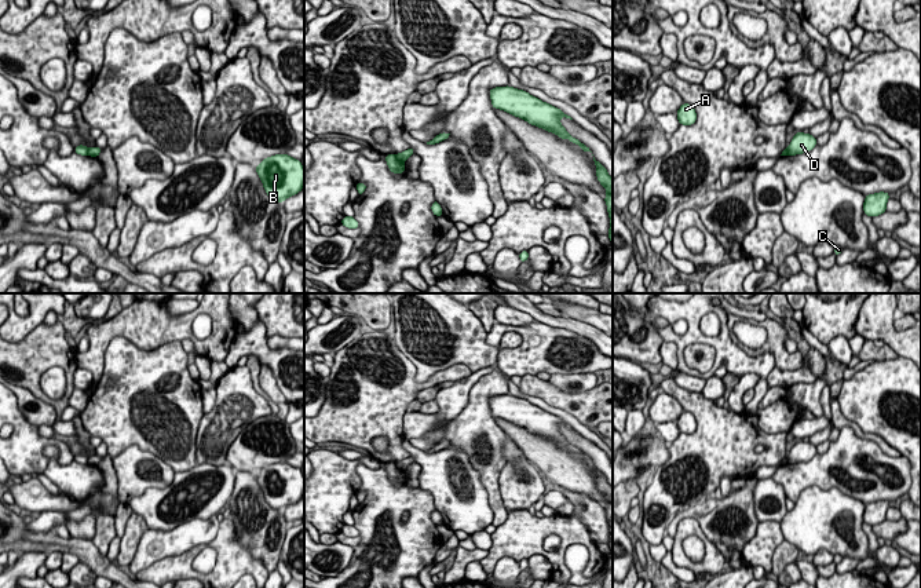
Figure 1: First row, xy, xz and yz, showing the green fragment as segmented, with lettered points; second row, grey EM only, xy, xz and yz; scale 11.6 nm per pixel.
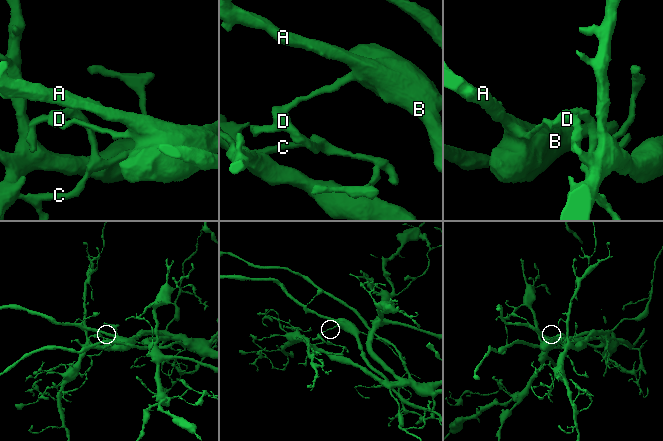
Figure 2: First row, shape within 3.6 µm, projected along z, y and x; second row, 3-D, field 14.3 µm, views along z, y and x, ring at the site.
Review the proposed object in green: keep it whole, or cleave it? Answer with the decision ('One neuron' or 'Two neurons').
Two neurons

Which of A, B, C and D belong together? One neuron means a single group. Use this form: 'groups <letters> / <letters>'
groups A B / C D

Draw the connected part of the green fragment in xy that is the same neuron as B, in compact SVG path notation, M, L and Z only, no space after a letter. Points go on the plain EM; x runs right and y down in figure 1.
M275 463L255 475L267 504L277 511L300 501L304 496L304 475L290 464Z

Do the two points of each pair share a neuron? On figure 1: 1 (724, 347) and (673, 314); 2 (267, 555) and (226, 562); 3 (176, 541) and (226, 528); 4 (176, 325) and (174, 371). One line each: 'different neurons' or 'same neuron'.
1: same neuron
2: different neurons
3: different neurons
4: different neurons

